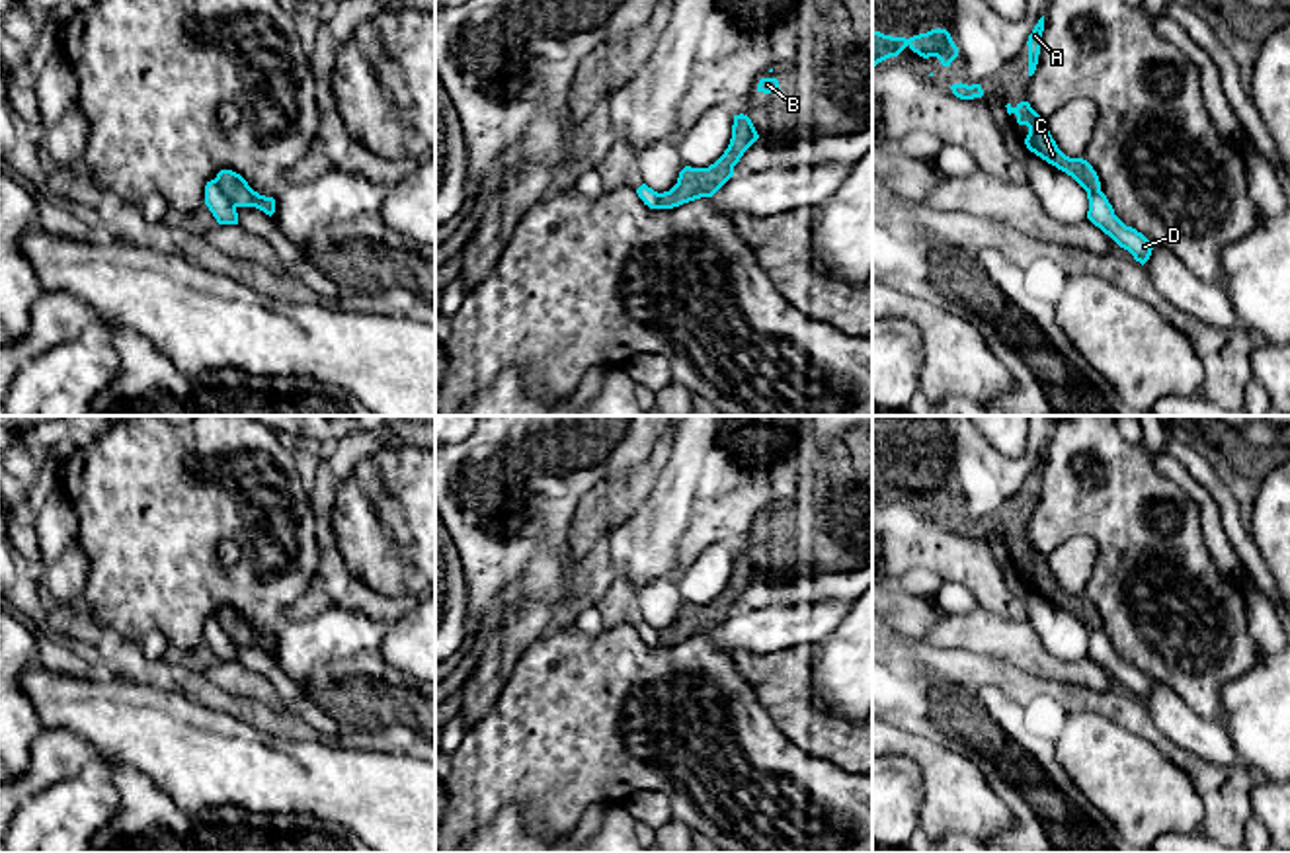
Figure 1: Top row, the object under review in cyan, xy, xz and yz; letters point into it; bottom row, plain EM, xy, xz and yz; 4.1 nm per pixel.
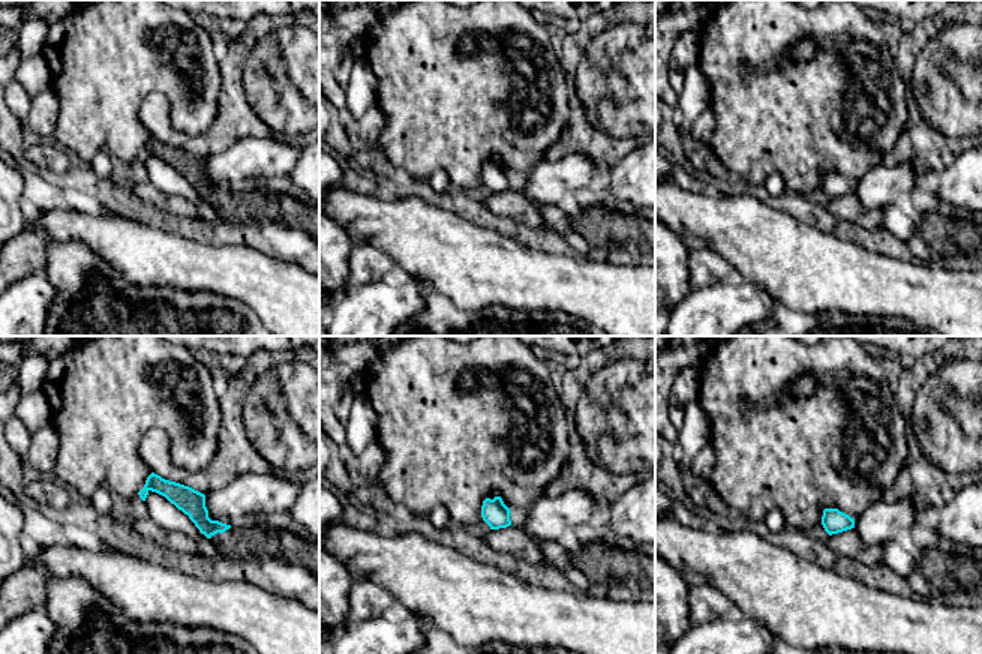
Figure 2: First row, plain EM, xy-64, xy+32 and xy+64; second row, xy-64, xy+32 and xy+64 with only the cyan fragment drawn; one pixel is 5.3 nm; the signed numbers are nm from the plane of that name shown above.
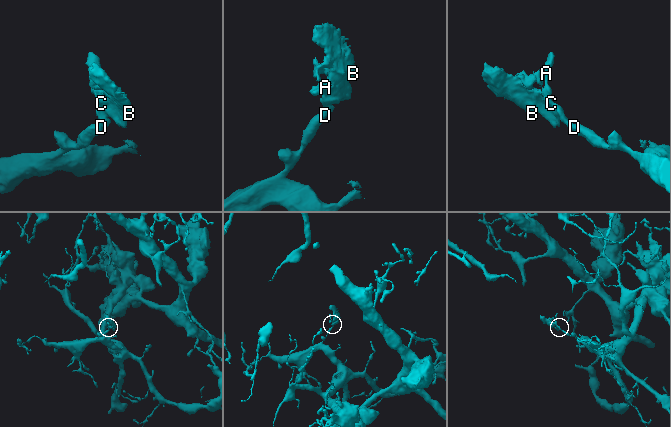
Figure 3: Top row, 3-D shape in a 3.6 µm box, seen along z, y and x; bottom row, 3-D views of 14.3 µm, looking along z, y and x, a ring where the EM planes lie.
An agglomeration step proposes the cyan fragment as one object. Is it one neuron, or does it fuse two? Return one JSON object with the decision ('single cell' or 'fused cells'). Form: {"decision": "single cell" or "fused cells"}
{"decision": "fused cells"}

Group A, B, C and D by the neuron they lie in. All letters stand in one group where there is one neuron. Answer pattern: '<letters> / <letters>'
A B C / D

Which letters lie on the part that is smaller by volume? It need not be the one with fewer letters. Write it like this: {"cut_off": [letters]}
{"cut_off": ["A", "B", "C"]}

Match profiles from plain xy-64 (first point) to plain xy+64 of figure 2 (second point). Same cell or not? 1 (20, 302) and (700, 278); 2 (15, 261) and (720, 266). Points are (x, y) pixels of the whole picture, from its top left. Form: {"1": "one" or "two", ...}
{"1": "two", "2": "one"}

